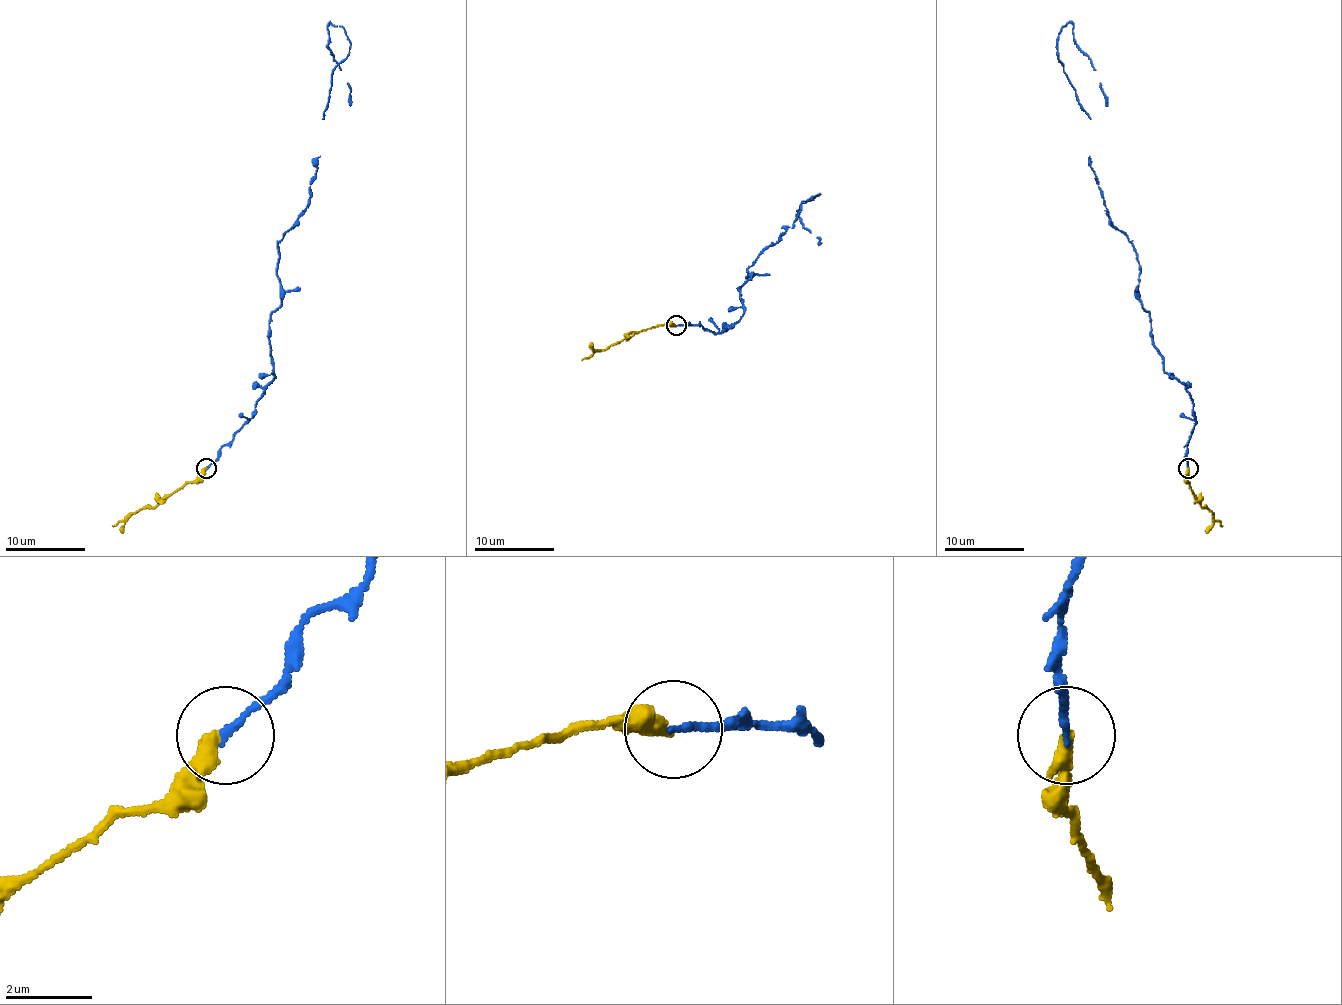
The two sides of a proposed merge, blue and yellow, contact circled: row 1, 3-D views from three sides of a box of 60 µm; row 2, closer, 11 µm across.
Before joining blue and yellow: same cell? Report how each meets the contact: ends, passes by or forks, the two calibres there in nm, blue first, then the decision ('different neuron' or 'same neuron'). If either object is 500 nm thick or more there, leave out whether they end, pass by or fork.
blue ends | yellow ends | 150/380 nm | same neuron

